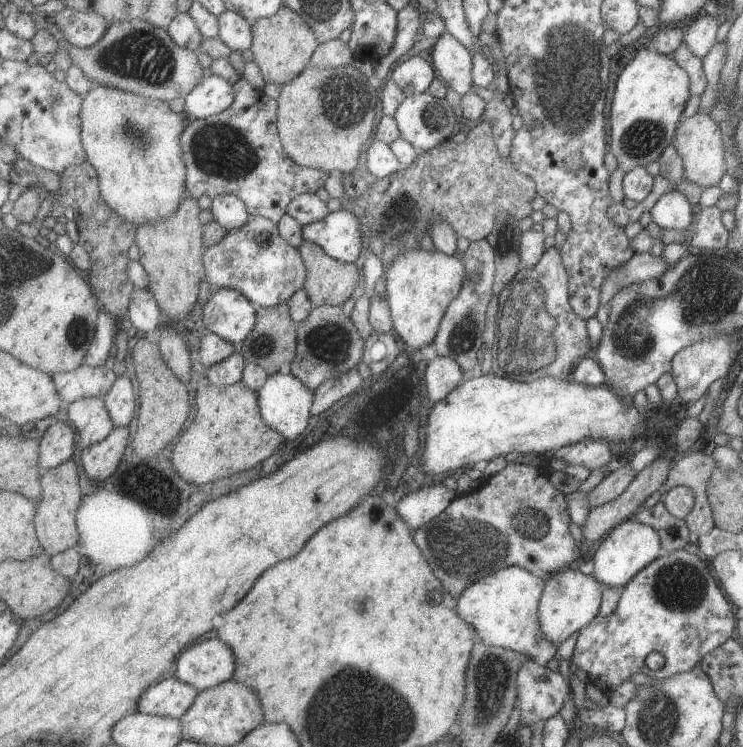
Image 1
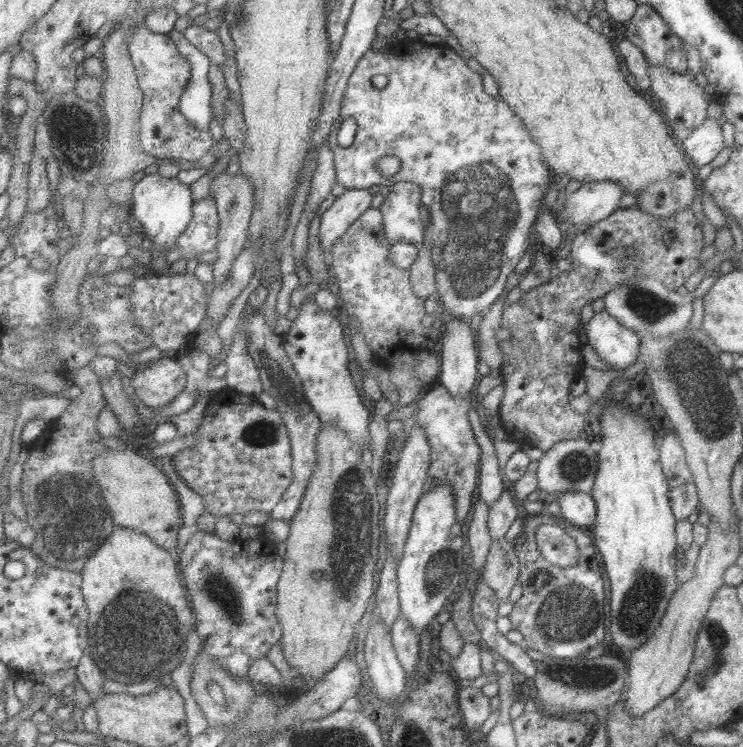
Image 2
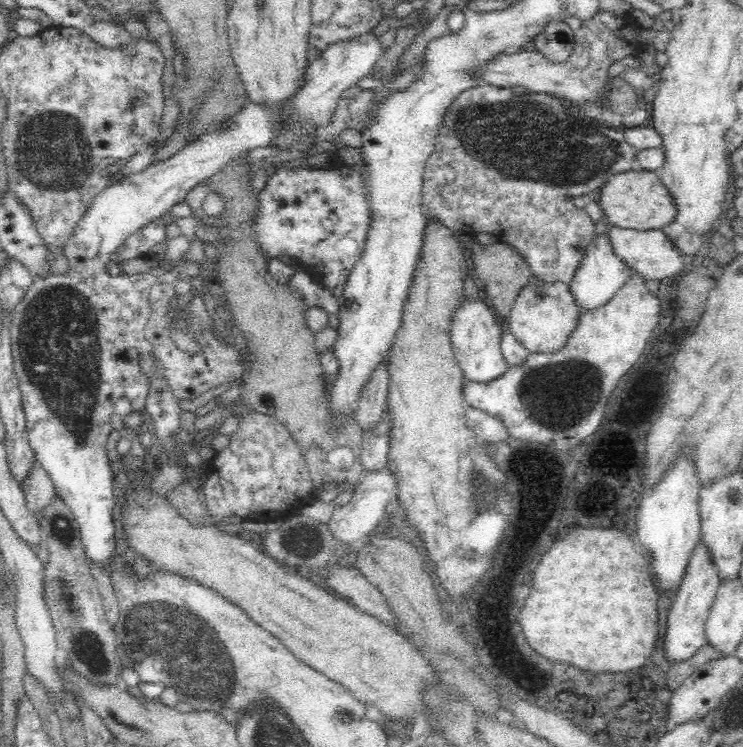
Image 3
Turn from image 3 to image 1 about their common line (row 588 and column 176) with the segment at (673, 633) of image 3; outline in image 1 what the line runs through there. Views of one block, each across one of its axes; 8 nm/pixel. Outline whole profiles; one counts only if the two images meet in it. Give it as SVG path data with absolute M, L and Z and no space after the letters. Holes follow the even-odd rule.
M176 676L162 679L140 698L139 712L162 717L182 718L195 704L200 690Z

